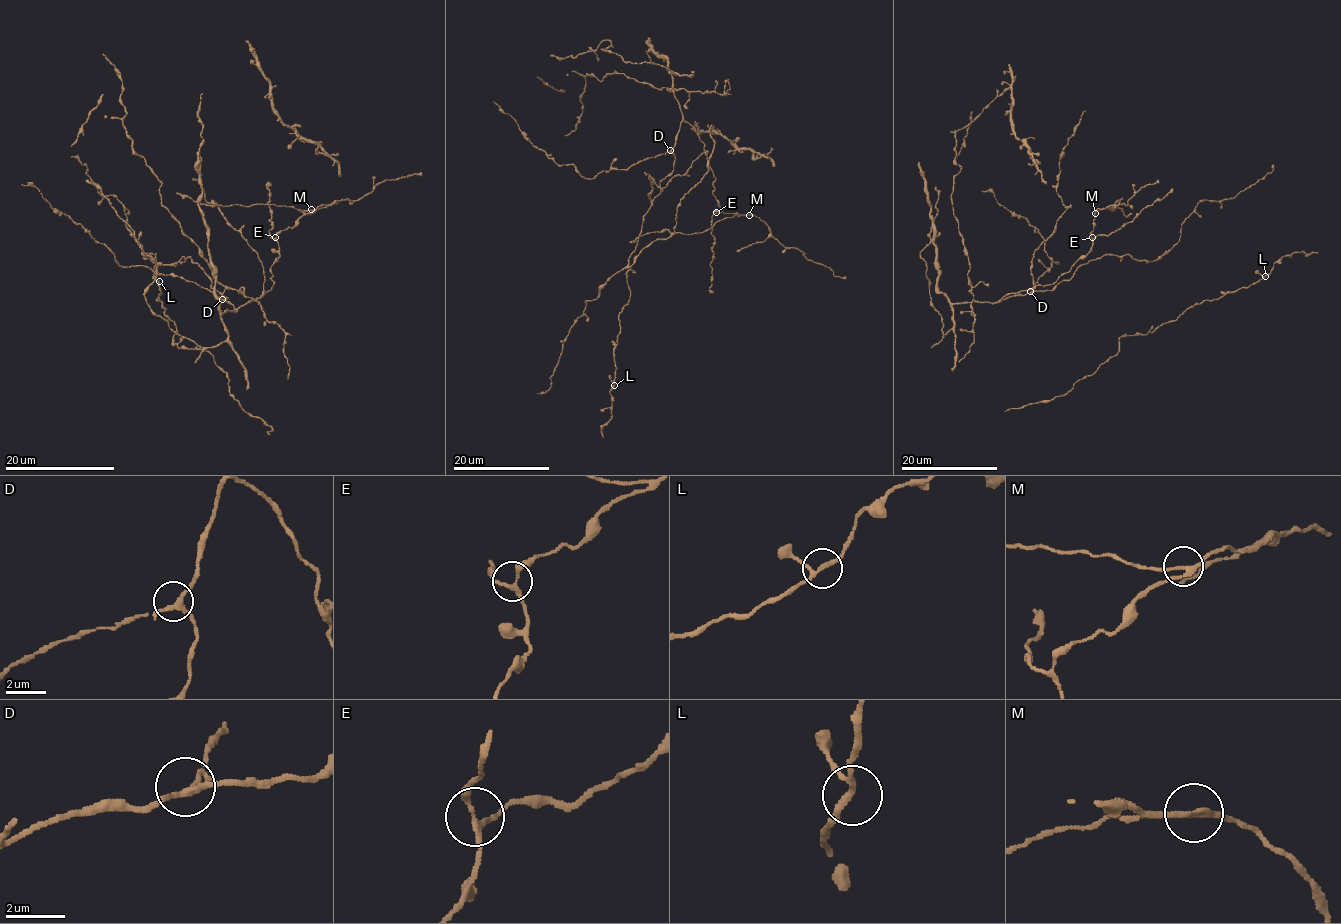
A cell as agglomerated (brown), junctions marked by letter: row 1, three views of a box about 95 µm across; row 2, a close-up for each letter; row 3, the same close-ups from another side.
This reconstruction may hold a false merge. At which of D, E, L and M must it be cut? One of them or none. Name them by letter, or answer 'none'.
M

